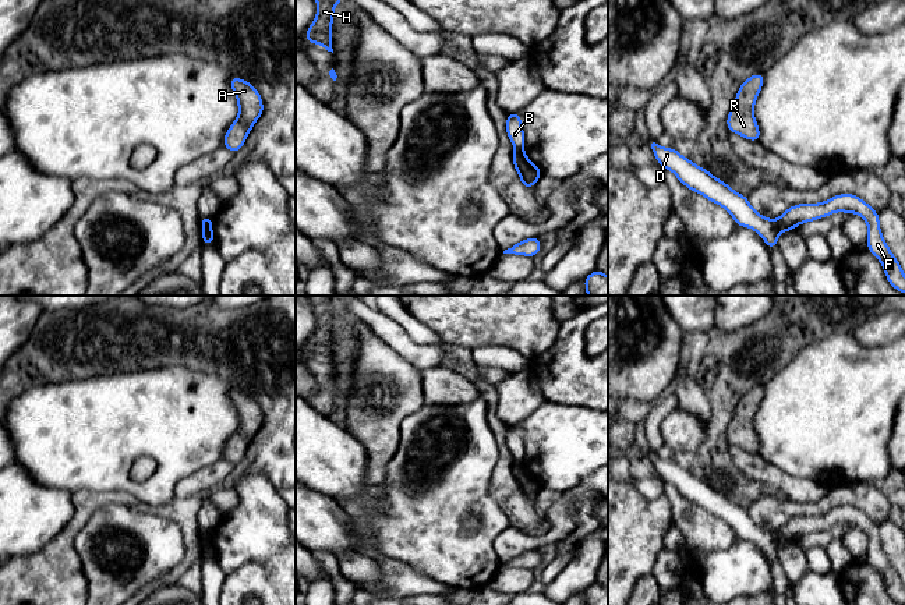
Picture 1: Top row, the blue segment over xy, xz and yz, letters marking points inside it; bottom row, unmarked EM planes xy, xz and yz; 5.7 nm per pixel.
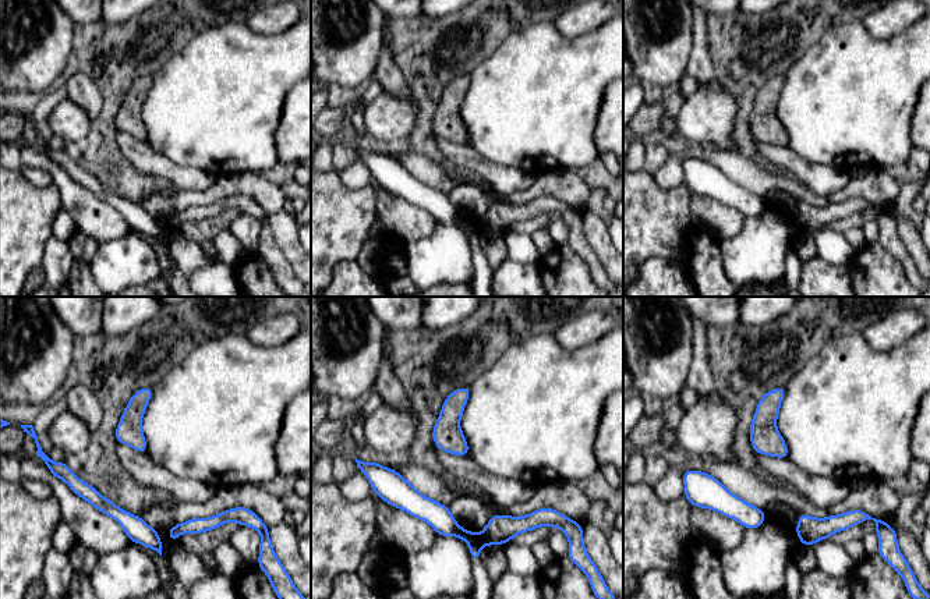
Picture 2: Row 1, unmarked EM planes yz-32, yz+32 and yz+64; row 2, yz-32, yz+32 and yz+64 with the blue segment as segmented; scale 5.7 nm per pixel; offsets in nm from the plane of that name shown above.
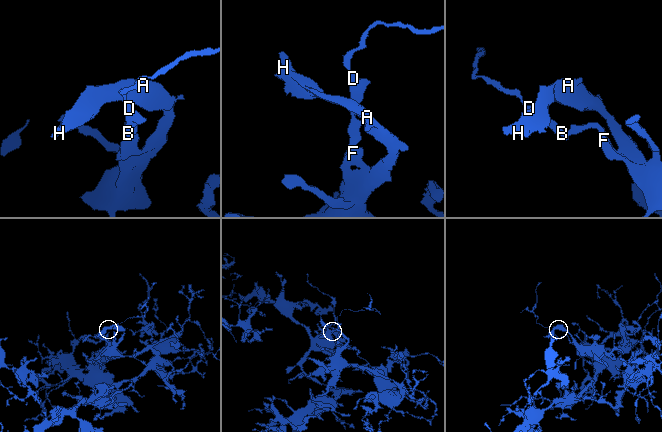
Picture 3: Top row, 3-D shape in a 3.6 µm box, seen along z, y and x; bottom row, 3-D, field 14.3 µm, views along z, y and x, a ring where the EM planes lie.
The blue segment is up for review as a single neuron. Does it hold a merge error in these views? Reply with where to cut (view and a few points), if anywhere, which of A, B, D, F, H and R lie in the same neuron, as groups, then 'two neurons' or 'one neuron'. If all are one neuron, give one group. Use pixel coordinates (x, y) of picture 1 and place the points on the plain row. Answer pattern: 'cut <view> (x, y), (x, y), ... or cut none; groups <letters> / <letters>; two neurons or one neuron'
cut yz (773, 533), (778, 545); groups A F H R / B D; two neurons

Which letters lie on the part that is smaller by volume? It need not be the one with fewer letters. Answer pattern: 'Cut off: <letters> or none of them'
Cut off: B, D

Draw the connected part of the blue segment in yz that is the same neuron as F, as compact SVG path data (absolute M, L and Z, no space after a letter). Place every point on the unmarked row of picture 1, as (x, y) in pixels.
M839 506L819 516L798 516L788 520L774 535L778 545L785 545L795 542L802 535L837 524L856 526L867 535L867 562L883 577L888 595L899 605L905 605L905 587L881 546L879 526L862 510L853 506Z

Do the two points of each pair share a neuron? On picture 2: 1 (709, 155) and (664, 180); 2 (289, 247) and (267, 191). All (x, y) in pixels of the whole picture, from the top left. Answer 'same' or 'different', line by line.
1: same
2: different

